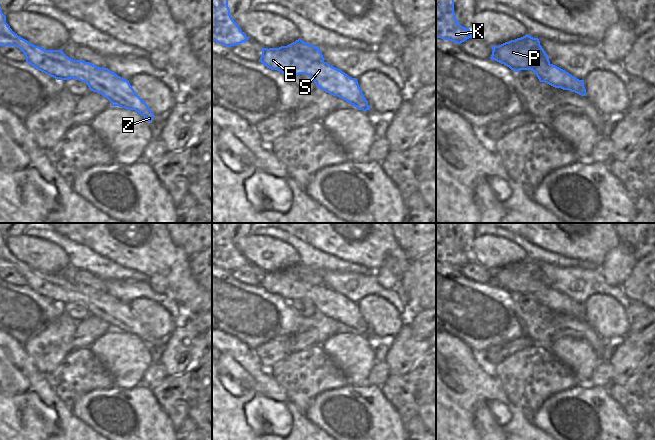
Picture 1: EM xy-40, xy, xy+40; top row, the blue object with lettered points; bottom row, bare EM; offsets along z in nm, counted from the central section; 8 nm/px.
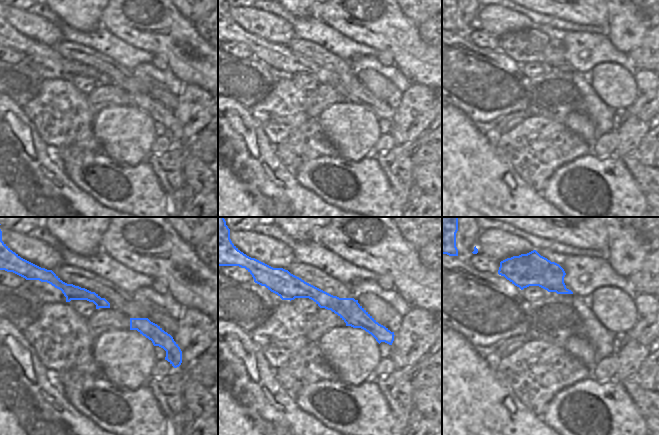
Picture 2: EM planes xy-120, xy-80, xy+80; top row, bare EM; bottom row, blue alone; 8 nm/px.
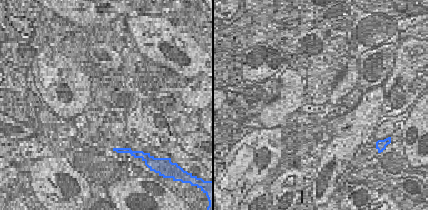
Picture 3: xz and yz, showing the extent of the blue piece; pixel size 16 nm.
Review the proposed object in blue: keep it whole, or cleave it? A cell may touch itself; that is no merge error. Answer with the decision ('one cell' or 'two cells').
two cells

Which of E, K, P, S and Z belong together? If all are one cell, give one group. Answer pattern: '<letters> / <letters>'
E K S Z / P

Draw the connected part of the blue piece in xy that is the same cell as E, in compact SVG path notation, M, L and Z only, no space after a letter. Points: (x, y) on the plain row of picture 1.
M262 272L259 286L289 302L305 298L321 314L345 324L359 334L365 336L370 334L368 325L364 321L357 303L351 302L327 286L313 286L307 282L301 282L299 278L268 272Z

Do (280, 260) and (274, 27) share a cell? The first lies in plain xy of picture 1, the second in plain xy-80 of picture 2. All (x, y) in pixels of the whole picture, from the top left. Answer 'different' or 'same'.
same

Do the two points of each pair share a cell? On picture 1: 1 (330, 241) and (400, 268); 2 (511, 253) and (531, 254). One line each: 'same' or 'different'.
1: same
2: different

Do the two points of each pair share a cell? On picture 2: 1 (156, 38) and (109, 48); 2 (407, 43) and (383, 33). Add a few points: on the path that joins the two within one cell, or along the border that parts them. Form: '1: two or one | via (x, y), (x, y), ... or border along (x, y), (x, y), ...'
1: two | border along (108, 31), (123, 41), (150, 52)
2: one | via (401, 37), (397, 33), (389, 33)

